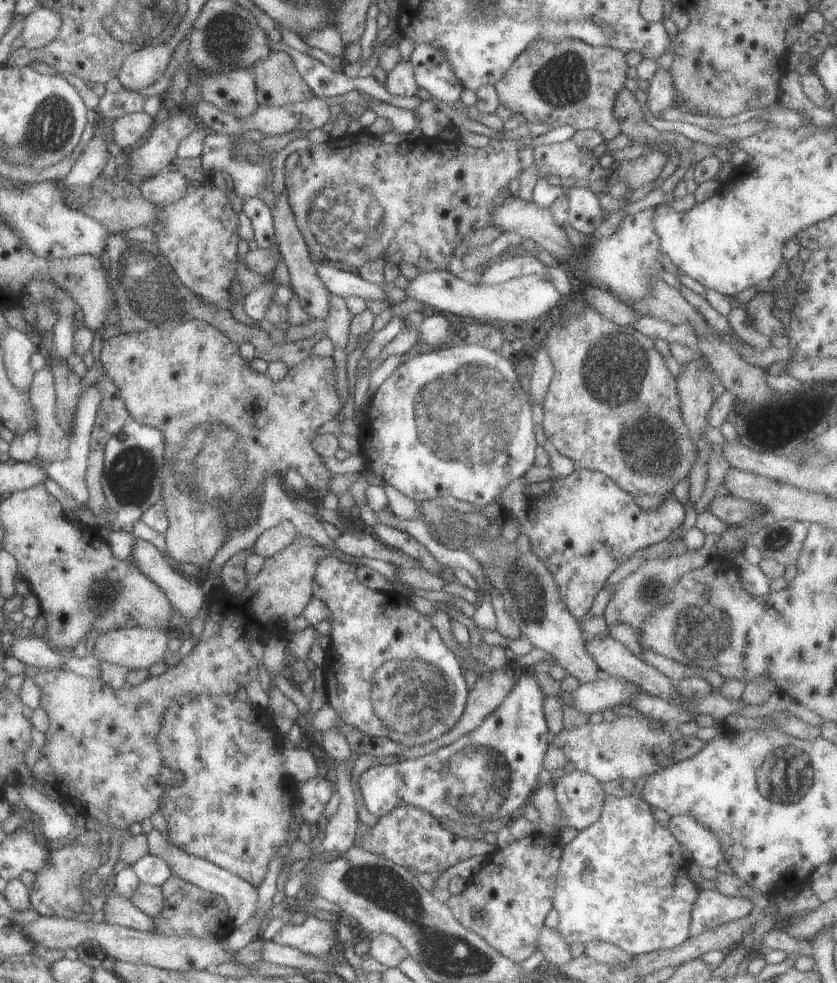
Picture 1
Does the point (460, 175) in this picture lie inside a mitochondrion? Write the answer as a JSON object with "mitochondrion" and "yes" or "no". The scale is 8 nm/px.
{"mitochondrion":"no"}

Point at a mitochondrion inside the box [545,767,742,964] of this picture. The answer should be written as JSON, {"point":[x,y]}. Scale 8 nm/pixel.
{"point":[601,916]}

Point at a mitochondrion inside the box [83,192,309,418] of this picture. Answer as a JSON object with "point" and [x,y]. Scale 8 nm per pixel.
{"point":[130,315]}

